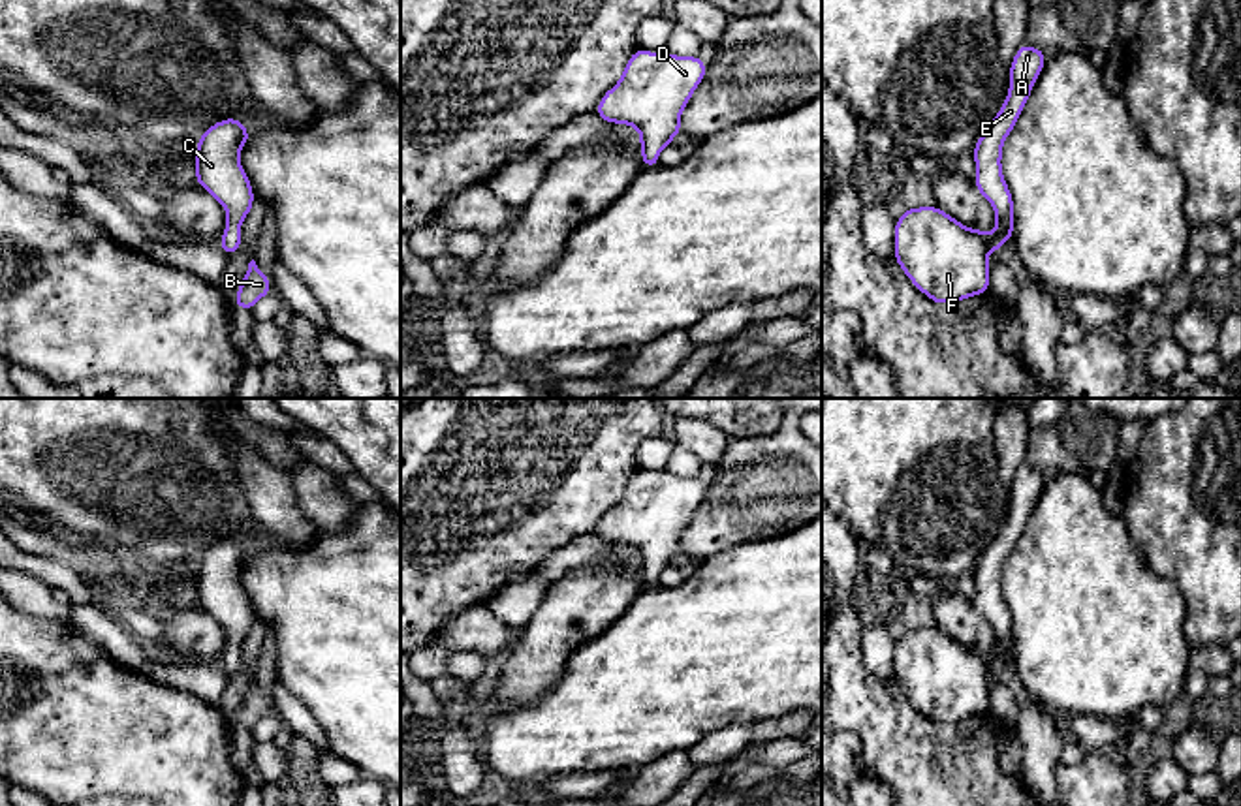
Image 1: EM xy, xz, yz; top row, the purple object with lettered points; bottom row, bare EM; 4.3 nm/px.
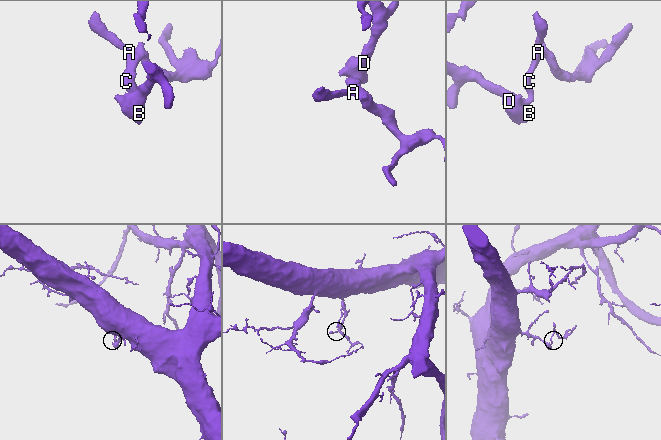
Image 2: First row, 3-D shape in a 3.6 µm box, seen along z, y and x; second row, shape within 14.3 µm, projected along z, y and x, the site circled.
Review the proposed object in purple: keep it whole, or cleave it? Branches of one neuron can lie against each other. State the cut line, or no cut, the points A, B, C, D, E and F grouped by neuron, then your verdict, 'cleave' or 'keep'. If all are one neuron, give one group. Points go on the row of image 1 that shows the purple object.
cut none; groups A B C D E F; keep

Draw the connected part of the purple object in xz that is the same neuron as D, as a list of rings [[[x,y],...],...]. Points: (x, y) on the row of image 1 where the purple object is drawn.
[[[639,47],[628,58],[619,83],[602,96],[596,115],[605,122],[634,126],[641,135],[641,162],[658,167],[658,152],[681,133],[681,113],[705,71],[699,56]]]

